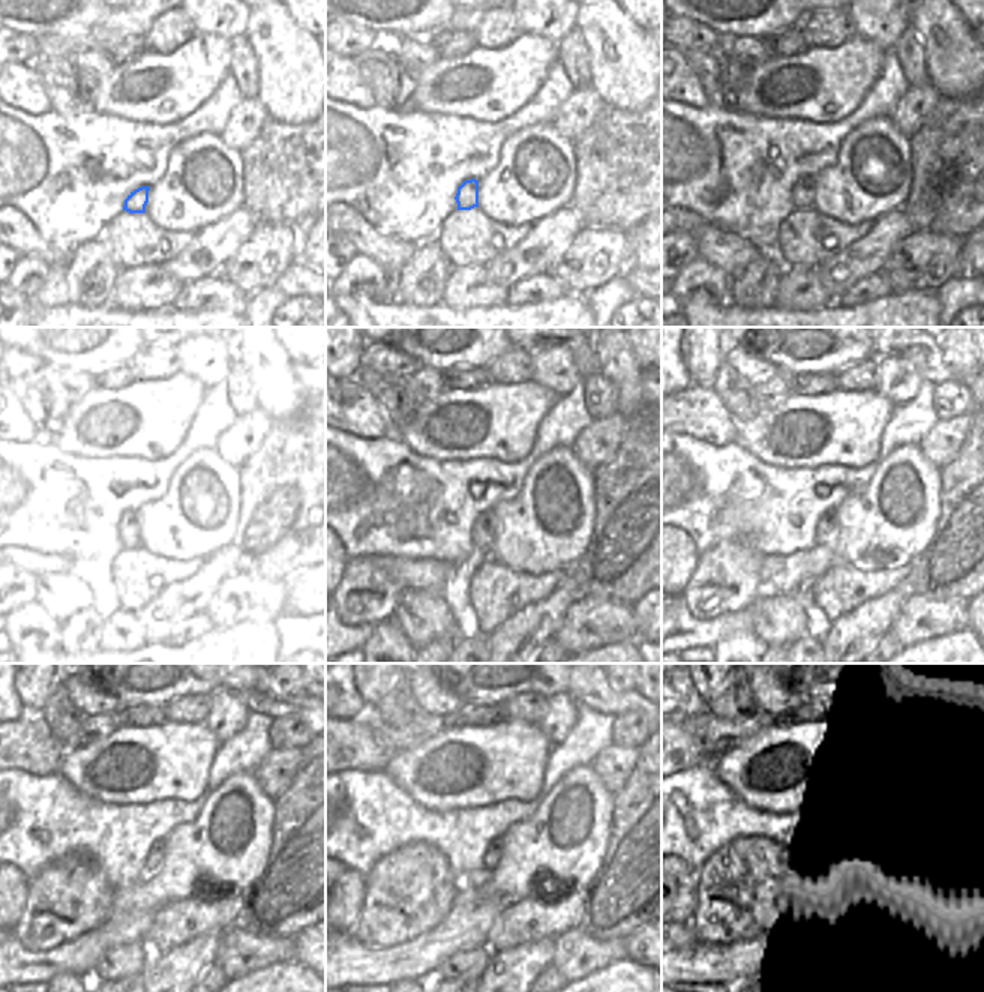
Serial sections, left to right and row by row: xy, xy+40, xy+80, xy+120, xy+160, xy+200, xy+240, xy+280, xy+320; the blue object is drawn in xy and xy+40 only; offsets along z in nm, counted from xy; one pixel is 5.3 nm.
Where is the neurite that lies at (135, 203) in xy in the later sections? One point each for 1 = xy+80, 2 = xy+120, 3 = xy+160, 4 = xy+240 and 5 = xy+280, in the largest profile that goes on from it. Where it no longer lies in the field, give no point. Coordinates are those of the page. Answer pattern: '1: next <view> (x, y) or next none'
1: next xy+80 (803, 192)
2: next xy+120 (129, 526)
3: next xy+160 (483, 530)
4: next xy+240 (155, 857)
5: next xy+280 (492, 854)

